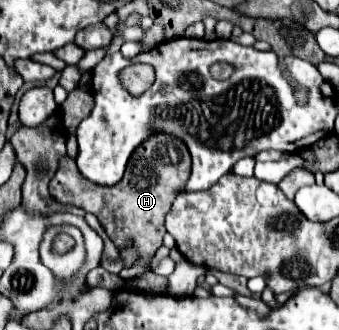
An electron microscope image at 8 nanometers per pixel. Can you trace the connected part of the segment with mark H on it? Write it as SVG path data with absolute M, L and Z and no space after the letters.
M156 132L134 150L134 156L130 156L128 160L124 178L114 186L98 186L86 180L78 172L76 162L70 156L64 156L60 160L60 168L54 180L50 182L50 194L62 204L80 206L86 212L92 212L104 226L110 240L120 250L126 248L126 240L132 238L138 256L150 262L154 252L162 246L162 238L166 234L164 216L170 210L176 192L182 188L188 176L190 176L190 152L186 144L176 136Z

